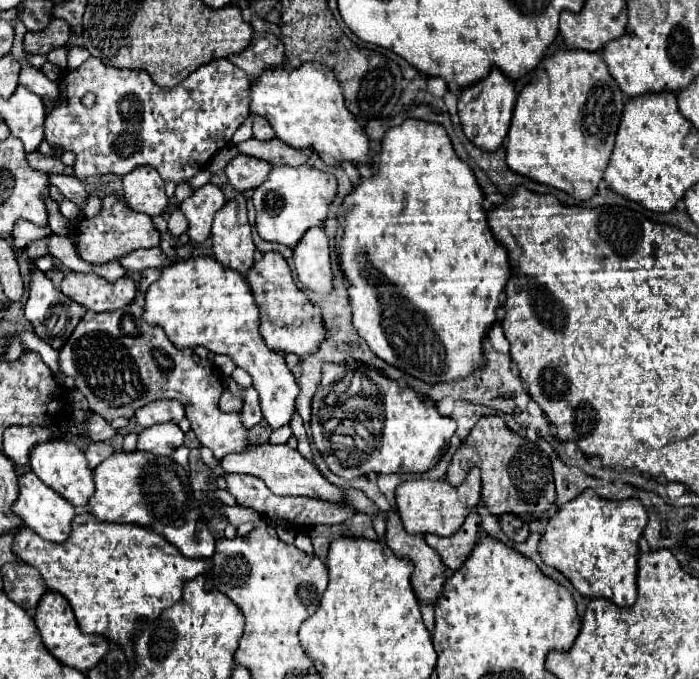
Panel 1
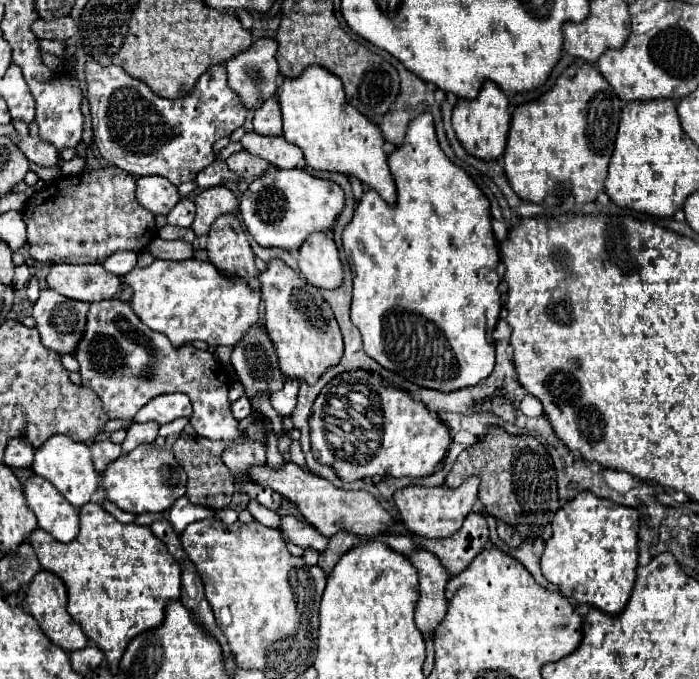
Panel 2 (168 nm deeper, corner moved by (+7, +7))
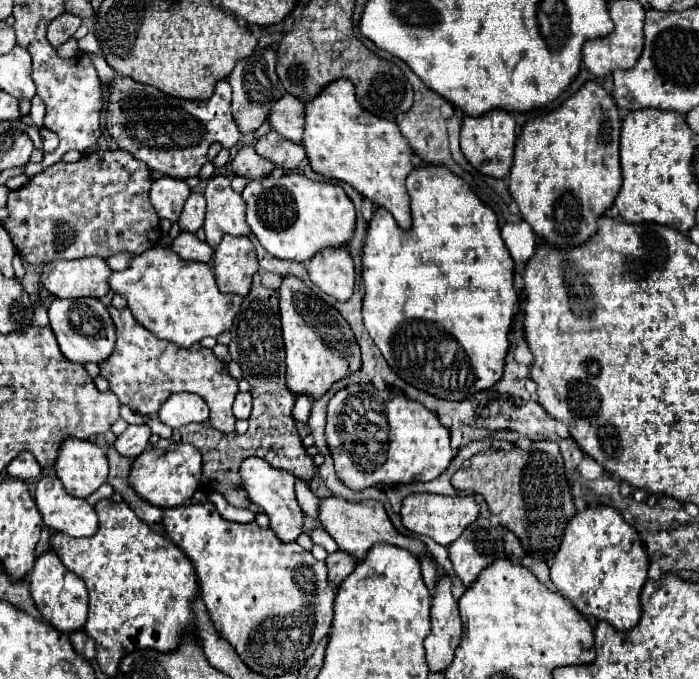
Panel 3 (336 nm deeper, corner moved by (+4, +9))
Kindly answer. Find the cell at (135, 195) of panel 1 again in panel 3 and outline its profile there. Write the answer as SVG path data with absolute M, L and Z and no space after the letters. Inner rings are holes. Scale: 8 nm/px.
M159 177L153 181L149 199L161 219L177 221L183 209L185 199L191 195L191 189L185 181L173 177Z

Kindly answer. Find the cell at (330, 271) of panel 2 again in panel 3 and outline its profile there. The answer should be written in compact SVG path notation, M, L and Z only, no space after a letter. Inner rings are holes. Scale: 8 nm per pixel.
M325 247L305 263L311 281L327 295L347 301L355 285L355 267L347 247Z

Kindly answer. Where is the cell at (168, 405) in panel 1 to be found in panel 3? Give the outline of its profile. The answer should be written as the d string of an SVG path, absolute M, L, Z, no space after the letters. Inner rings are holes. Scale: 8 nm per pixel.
M173 393L157 411L161 423L169 427L183 427L187 423L203 423L209 417L205 401L193 393Z

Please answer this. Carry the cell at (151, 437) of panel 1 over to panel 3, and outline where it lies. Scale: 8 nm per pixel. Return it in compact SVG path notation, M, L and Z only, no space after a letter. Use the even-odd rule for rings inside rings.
M129 425L127 431L115 439L115 447L121 455L133 459L137 457L137 453L147 449L149 437L151 437L149 425Z

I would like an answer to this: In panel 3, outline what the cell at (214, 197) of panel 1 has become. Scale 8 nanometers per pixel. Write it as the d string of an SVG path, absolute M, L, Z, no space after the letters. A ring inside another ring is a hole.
M223 175L209 179L205 189L207 211L203 221L203 231L207 243L215 249L225 233L229 235L249 235L249 225L245 223L245 201L239 193L231 189L231 183Z

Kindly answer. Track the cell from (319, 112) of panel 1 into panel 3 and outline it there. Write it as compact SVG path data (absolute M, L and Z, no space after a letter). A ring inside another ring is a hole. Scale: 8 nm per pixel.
M337 79L325 85L313 99L305 103L305 127L303 143L313 171L347 181L363 197L371 199L375 205L391 211L395 221L407 229L411 227L409 195L405 189L405 179L413 169L413 149L393 121L365 111L355 99L355 87L349 79Z

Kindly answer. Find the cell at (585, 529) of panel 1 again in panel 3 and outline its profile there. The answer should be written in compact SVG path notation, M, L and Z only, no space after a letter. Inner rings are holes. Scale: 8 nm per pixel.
M607 505L587 507L569 519L559 551L551 565L551 581L557 591L567 597L583 615L607 621L619 631L631 629L639 621L639 593L647 581L649 557L641 535L623 515Z

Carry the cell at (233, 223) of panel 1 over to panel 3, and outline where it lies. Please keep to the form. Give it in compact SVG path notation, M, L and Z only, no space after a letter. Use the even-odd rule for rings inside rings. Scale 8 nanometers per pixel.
M225 235L213 255L213 273L223 293L247 295L251 279L259 271L257 253L249 237Z

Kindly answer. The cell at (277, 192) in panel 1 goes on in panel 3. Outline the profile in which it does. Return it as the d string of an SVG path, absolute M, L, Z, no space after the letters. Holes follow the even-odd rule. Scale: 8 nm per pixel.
M303 173L247 183L241 197L247 203L247 225L259 243L279 259L307 261L323 247L345 245L355 229L355 207L341 185L311 181Z

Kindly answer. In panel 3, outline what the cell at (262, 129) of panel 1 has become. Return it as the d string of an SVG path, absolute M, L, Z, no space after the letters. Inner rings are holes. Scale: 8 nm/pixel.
M285 93L271 109L267 121L271 123L271 129L279 133L281 137L301 143L301 133L303 133L303 103Z

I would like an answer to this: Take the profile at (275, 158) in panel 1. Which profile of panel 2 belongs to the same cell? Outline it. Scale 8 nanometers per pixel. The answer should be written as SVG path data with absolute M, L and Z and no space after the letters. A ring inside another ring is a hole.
M246 133L242 137L242 145L246 151L250 151L256 157L266 159L270 165L280 169L294 169L298 167L302 155L302 149L288 143L284 137L268 137L260 133Z

